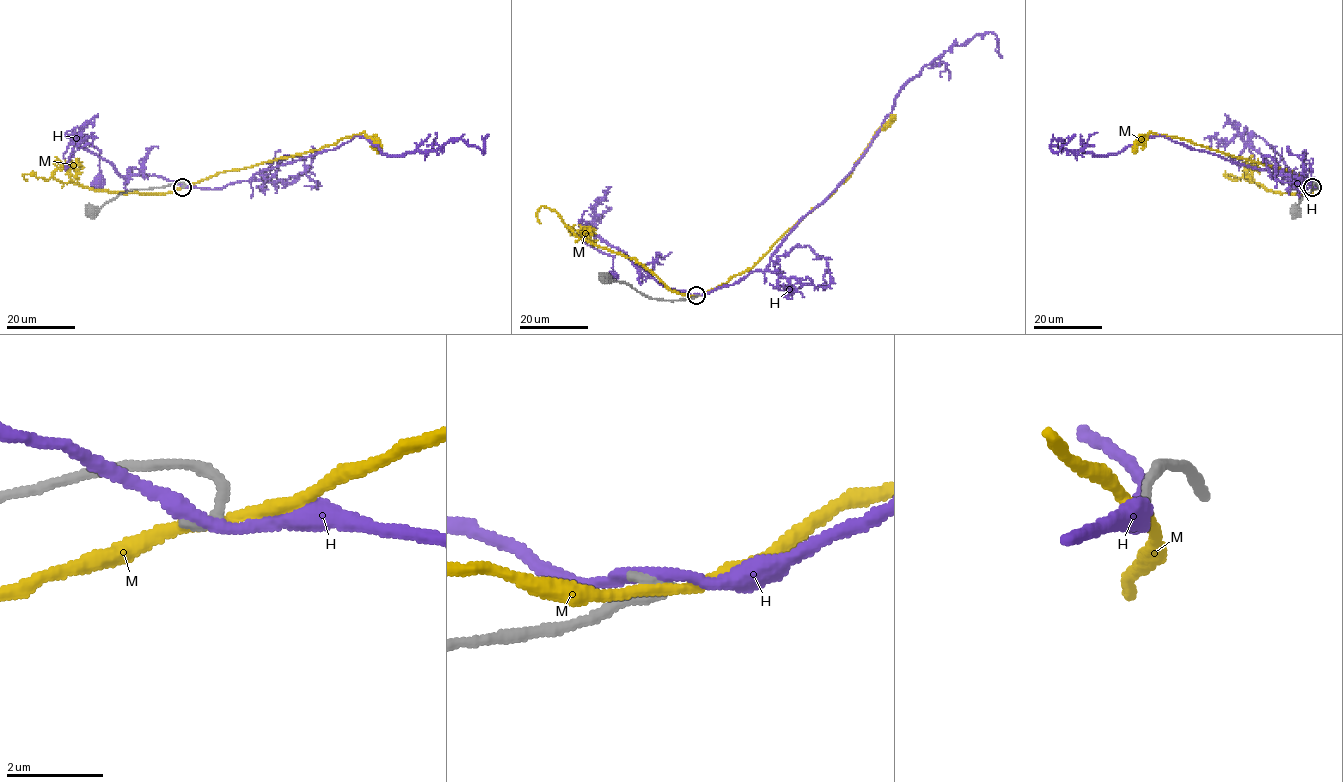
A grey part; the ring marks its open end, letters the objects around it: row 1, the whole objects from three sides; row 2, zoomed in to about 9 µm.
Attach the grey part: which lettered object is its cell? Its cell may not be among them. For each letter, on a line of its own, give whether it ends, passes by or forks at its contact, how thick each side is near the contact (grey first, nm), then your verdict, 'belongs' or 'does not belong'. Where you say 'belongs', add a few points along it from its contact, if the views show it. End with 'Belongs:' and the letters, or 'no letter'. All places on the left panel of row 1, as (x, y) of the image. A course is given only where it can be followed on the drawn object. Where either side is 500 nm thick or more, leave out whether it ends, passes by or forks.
H: it passes by; calibres 240 and 260 nm; does not belong
M: it passes by; calibres 240 and 240 nm; does not belong
Belongs: no letter

